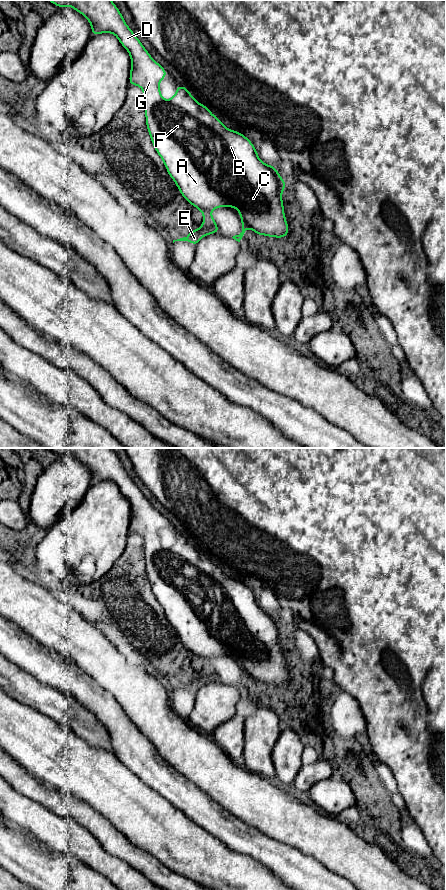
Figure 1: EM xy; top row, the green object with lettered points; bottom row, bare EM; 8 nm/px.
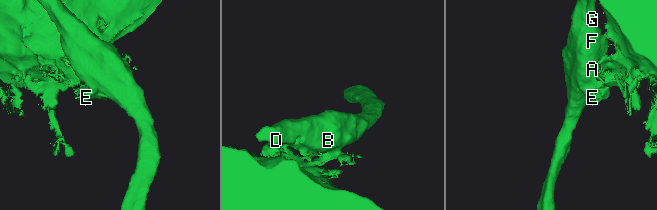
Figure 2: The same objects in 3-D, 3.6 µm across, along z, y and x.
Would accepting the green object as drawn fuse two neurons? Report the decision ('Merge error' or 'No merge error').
Merge error

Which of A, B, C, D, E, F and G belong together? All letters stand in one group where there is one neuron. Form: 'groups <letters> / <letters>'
groups A B C D F G / E

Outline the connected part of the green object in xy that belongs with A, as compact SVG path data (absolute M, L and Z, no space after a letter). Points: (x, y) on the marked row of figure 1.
M111 0L47 1L59 8L72 7L87 18L92 28L92 36L112 33L129 52L129 85L142 88L146 126L151 141L169 176L186 201L200 210L211 211L224 206L236 208L241 219L256 235L275 238L288 235L289 227L282 200L282 191L286 188L286 183L275 166L262 162L247 137L225 127L185 86L178 85L172 98L163 99L159 84L167 76L166 70L151 57Z

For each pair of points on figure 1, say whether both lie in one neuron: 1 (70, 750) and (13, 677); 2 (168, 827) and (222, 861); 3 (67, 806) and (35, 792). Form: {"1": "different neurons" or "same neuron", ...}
{"1": "same neuron", "2": "same neuron", "3": "same neuron"}

